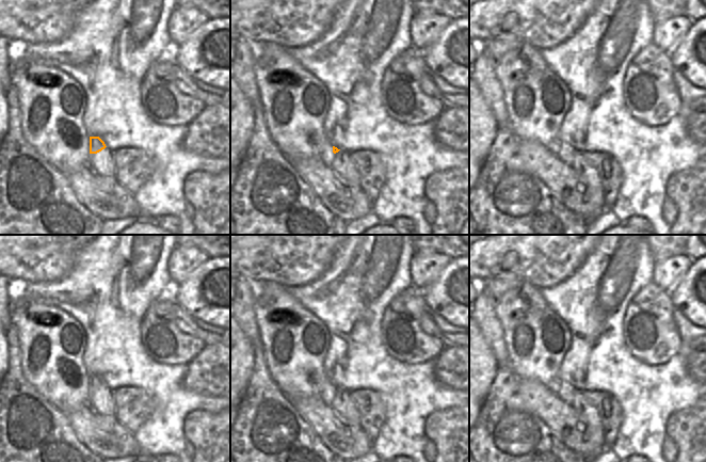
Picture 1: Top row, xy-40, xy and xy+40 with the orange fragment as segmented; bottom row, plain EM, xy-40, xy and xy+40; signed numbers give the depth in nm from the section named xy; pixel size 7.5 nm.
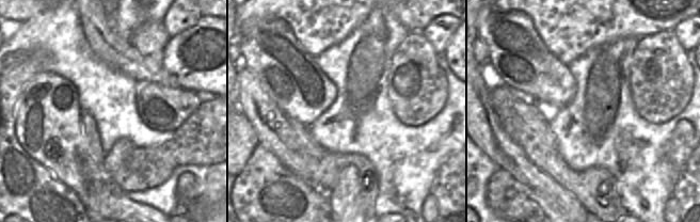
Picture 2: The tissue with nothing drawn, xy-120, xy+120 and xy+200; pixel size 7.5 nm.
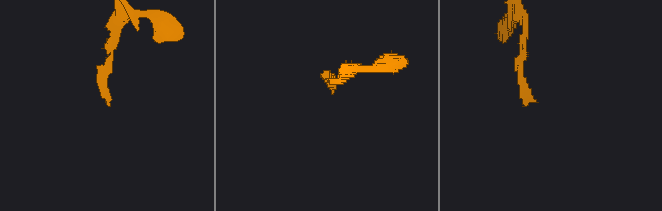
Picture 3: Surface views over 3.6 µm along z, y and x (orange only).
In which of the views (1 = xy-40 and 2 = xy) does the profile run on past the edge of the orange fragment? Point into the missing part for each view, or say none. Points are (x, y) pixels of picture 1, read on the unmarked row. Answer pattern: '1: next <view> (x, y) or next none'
1: next xy-40 (101, 401)
2: next xy (340, 401)

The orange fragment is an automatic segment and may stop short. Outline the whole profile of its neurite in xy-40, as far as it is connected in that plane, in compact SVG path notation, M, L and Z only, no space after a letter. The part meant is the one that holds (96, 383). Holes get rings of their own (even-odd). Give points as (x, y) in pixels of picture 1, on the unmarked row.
M90 376L90 398L87 405L103 416L115 415L113 391L106 385L99 376Z

